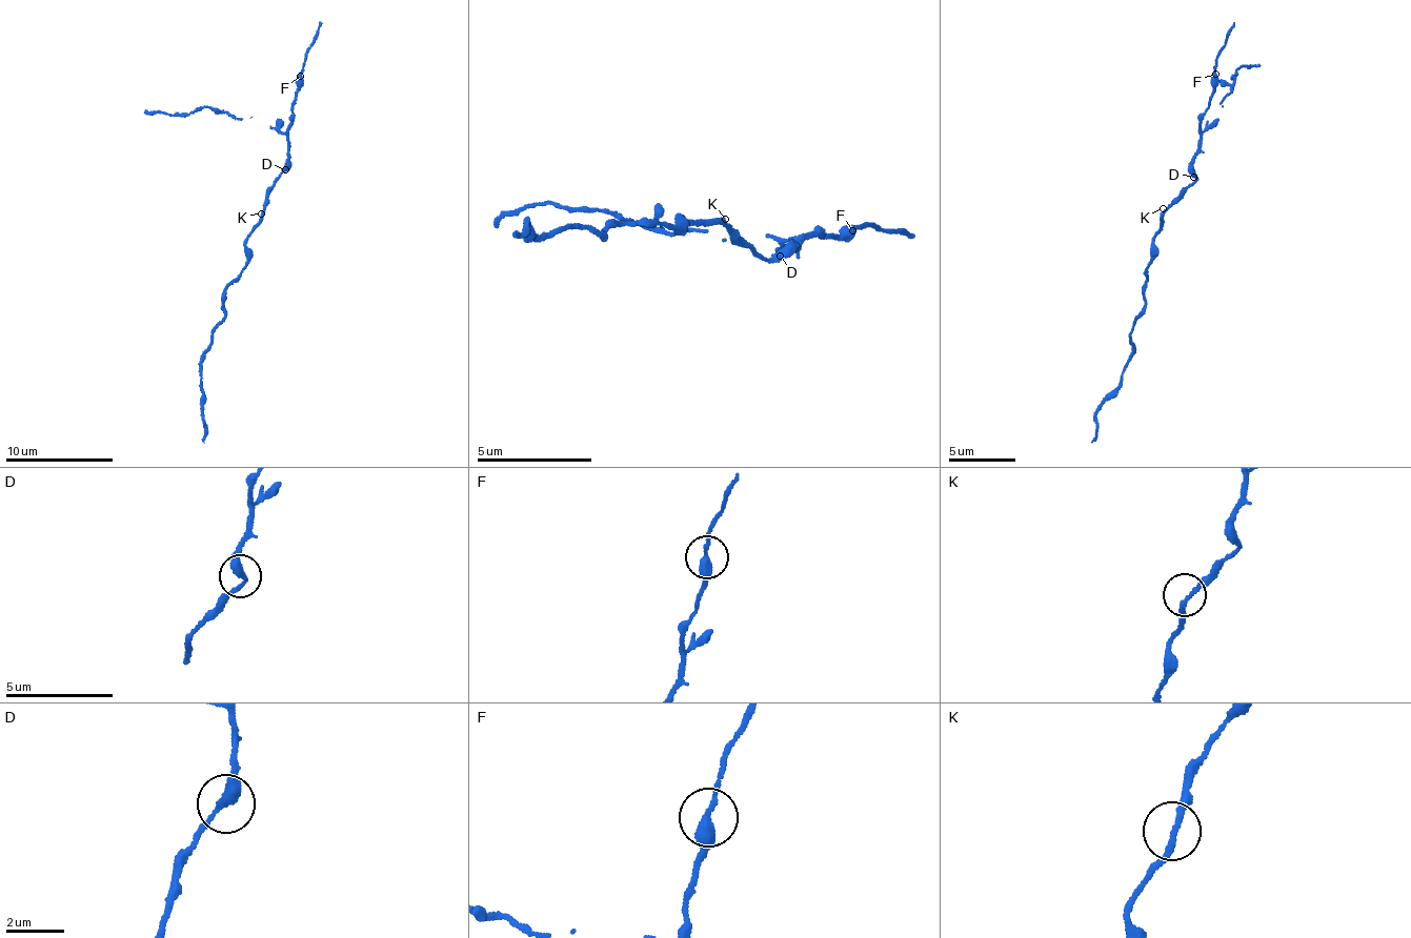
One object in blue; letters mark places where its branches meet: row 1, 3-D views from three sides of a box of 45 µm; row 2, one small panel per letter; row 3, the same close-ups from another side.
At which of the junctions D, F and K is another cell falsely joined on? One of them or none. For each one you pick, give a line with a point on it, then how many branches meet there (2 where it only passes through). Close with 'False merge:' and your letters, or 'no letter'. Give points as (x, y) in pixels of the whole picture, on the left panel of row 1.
False merge: no letter

